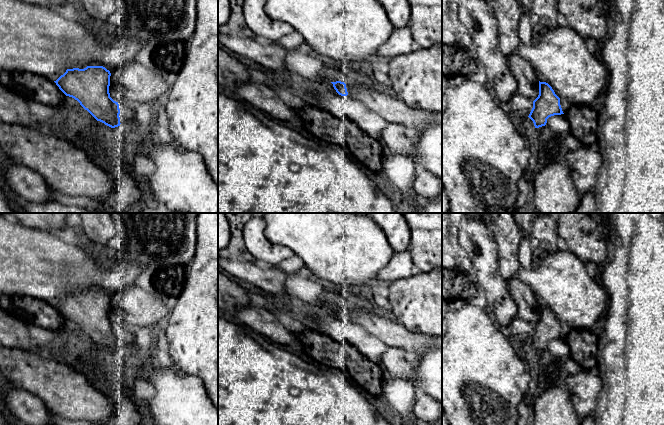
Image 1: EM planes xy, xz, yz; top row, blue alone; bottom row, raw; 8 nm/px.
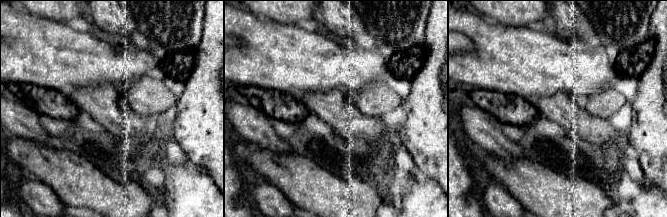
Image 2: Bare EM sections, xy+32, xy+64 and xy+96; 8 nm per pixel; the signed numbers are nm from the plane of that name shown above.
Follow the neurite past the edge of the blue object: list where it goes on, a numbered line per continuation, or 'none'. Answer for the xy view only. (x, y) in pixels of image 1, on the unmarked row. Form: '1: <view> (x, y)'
1: xy (130, 333)

